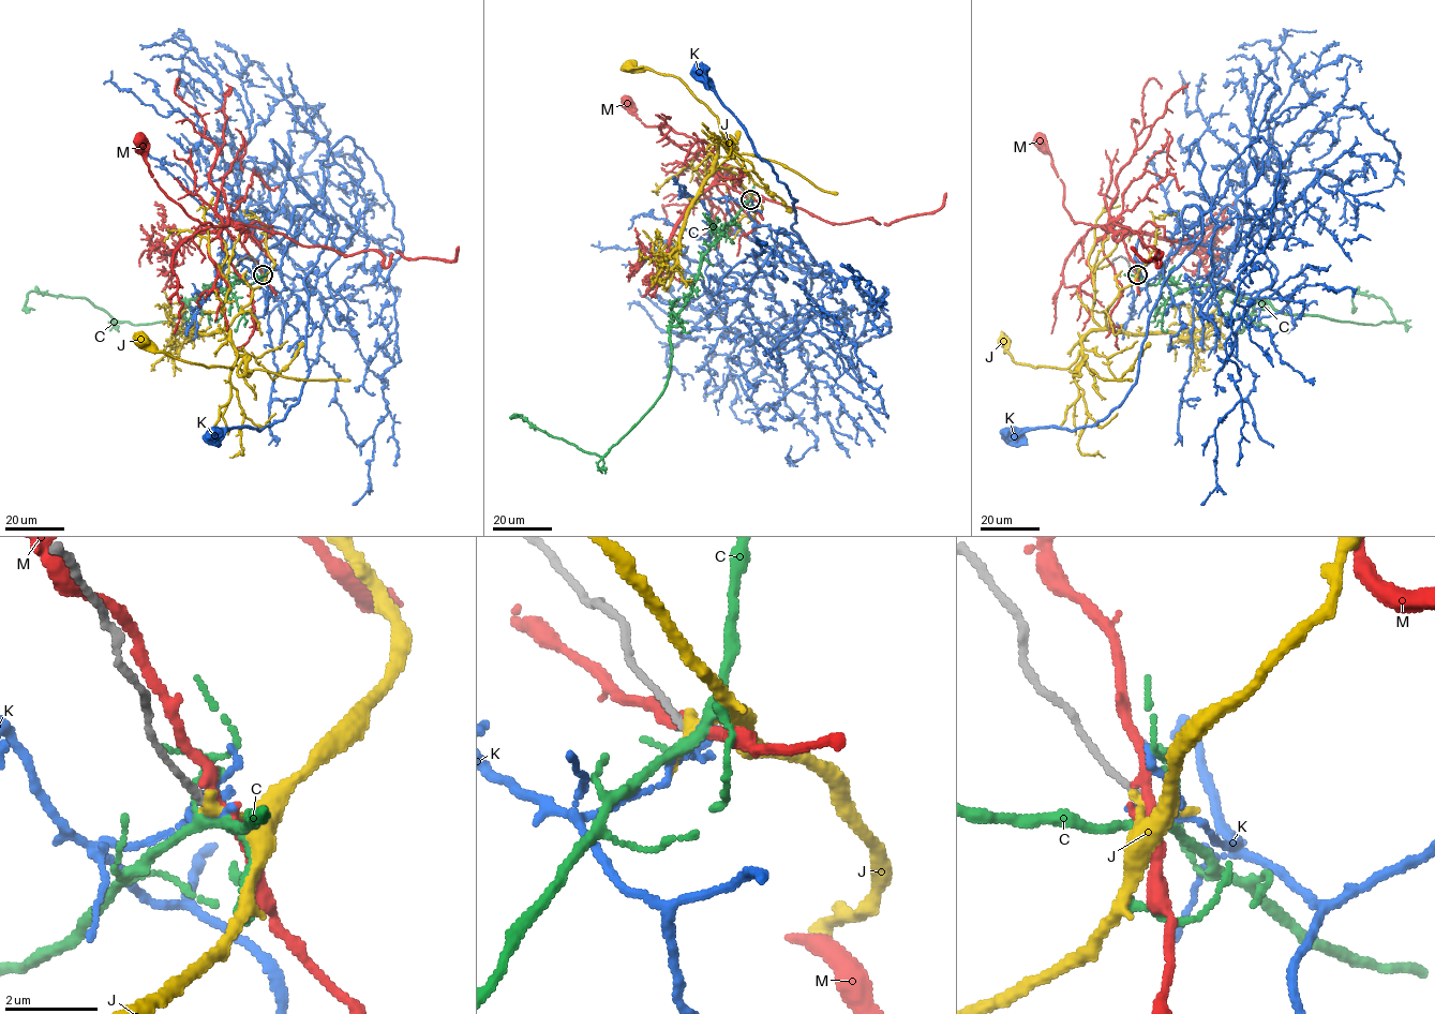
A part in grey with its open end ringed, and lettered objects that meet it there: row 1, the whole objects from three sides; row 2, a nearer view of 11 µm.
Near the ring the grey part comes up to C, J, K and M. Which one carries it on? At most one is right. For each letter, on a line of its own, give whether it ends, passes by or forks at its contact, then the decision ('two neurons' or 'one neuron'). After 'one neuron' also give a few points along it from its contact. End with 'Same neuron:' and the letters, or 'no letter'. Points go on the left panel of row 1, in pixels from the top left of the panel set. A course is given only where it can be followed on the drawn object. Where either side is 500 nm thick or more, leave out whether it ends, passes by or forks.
C: it forks there; two neurons
J: it ends there; two neurons
K: it passes by; two neurons
M: it passes by; two neurons
Same neuron: no letter

